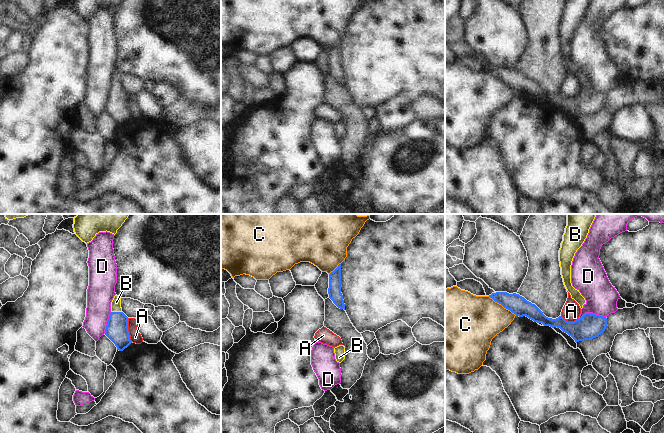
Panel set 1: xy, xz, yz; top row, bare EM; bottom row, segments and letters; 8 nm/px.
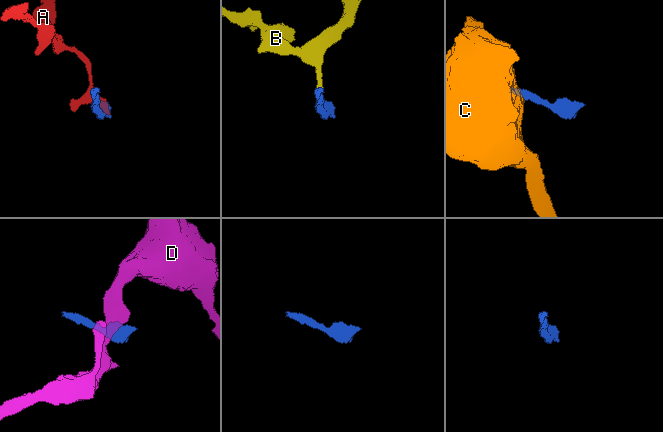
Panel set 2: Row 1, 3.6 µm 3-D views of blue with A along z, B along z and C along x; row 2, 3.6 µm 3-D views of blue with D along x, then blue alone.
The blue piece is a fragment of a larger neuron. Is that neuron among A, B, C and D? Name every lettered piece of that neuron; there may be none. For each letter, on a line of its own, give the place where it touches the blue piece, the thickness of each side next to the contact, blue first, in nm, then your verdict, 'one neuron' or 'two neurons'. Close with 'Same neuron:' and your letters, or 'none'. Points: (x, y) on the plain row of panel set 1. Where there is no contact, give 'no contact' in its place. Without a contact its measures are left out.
A: xy (127, 106) | 180/90 nm | two neurons
B: xy (116, 88) | 180/80 nm | one neuron
C: yz (502, 81) | 150/400 nm | two neurons
D: yz (591, 89) | 200/260 nm | two neurons
Same neuron: B

